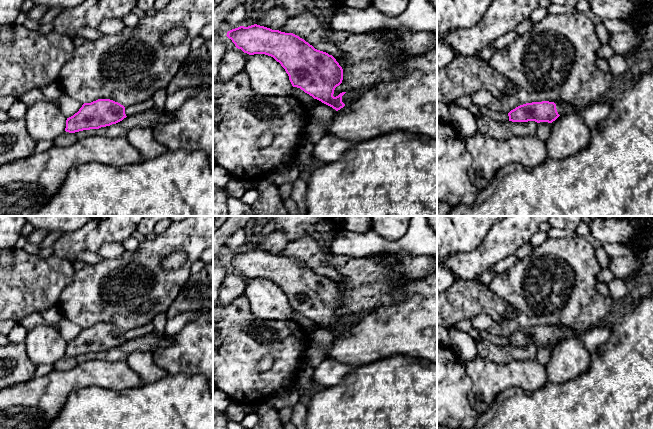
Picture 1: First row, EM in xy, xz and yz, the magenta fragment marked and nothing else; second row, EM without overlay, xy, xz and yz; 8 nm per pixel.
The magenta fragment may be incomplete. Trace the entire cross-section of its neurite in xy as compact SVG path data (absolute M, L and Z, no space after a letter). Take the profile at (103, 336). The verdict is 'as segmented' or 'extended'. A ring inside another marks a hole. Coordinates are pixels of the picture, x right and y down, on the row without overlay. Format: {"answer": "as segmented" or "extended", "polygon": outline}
{"answer": "as segmented", "polygon": "M110 323L84 327L77 337L67 342L65 355L75 357L116 348L126 342L125 331Z"}

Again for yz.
{"answer": "extended", "polygon": "M549 325L526 327L516 331L508 337L509 345L528 346L535 345L552 347L560 339L570 335L570 332L563 327Z"}

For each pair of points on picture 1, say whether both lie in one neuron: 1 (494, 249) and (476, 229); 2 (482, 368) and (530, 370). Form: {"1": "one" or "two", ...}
{"1": "two", "2": "one"}

